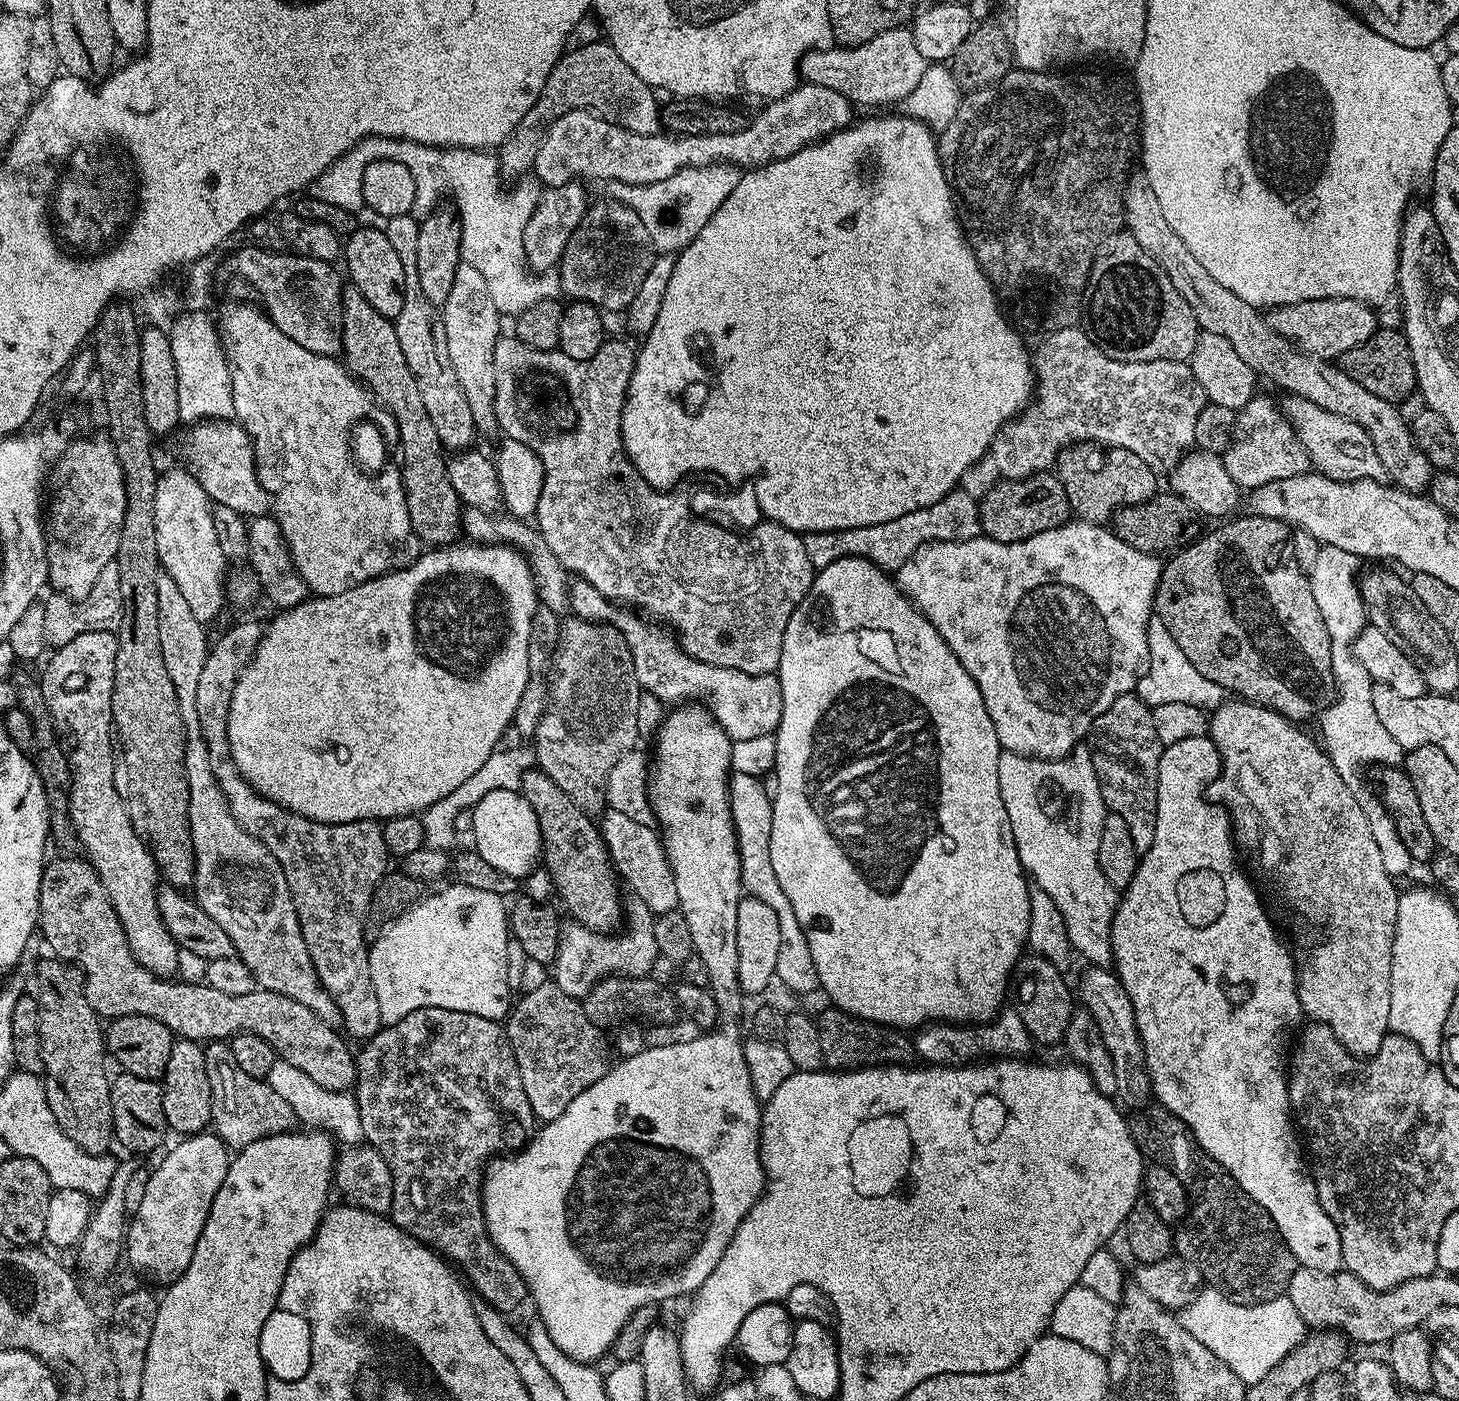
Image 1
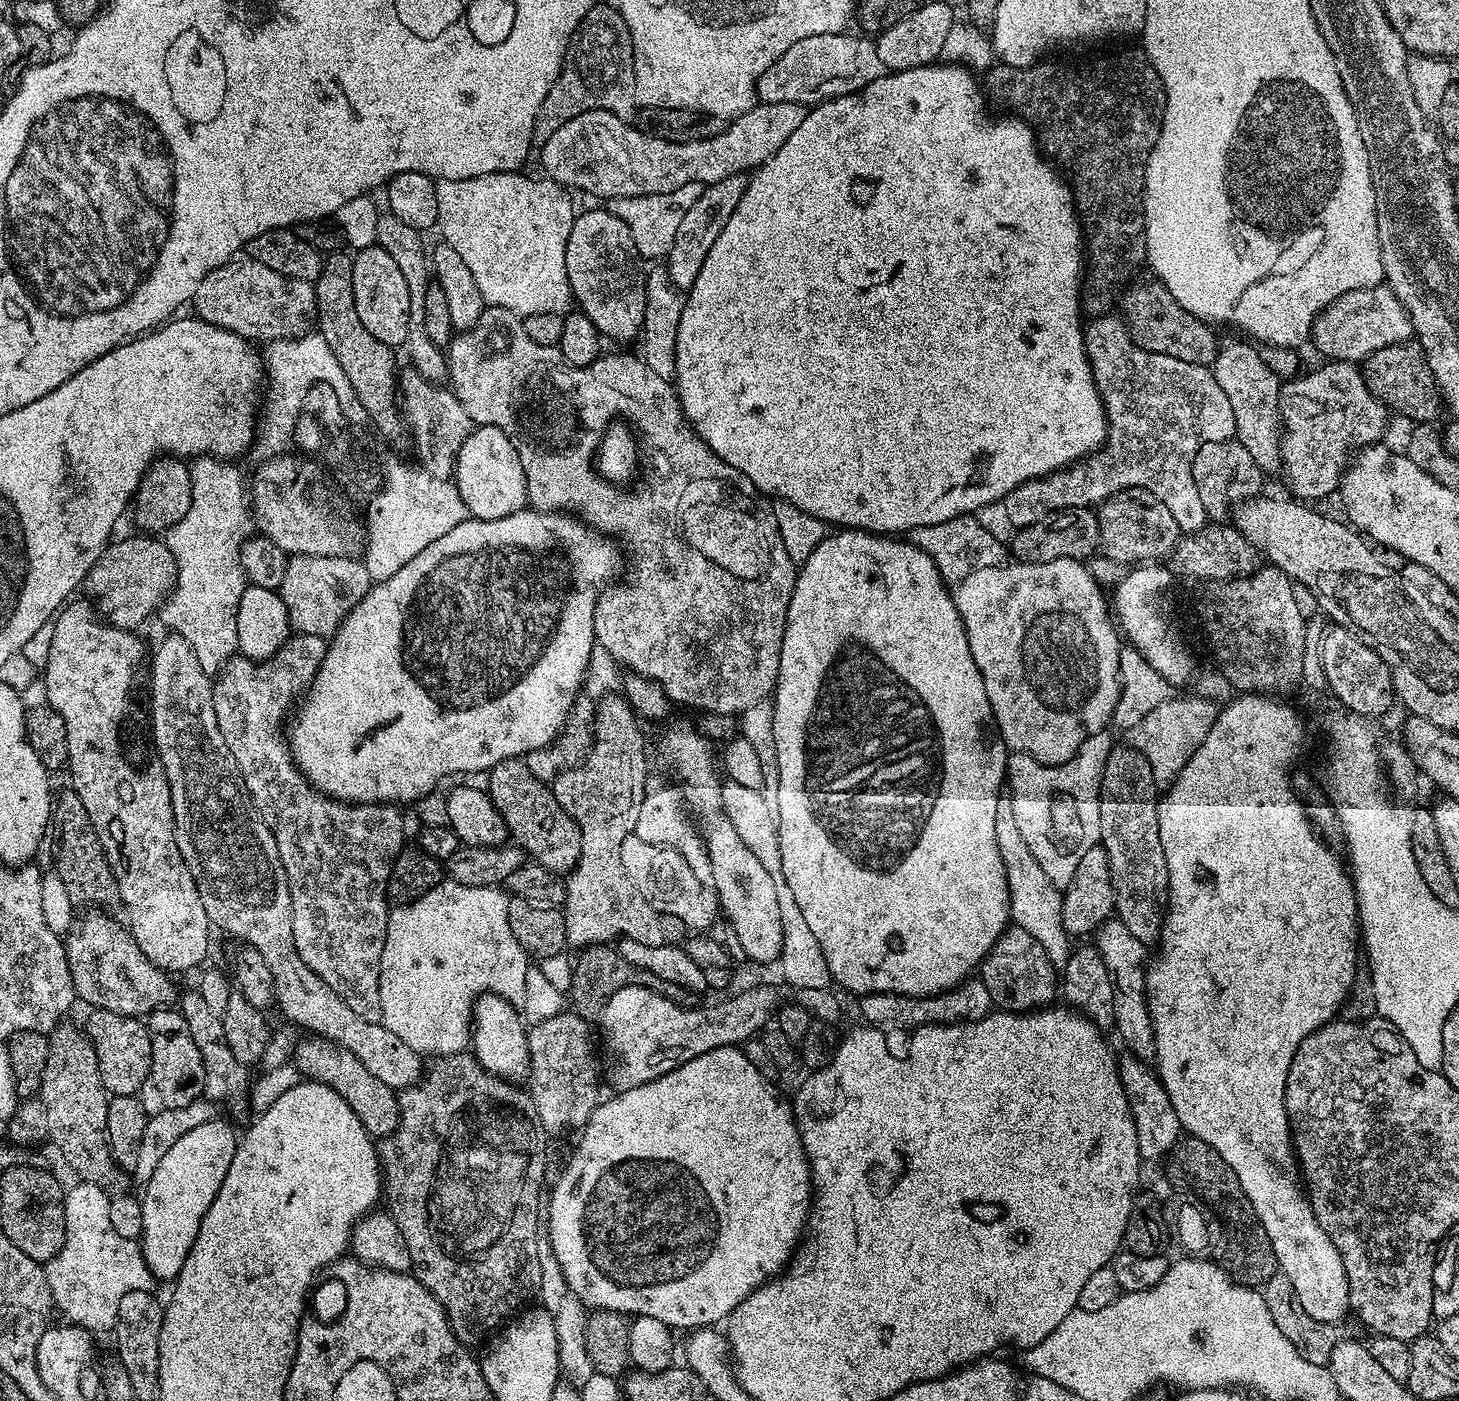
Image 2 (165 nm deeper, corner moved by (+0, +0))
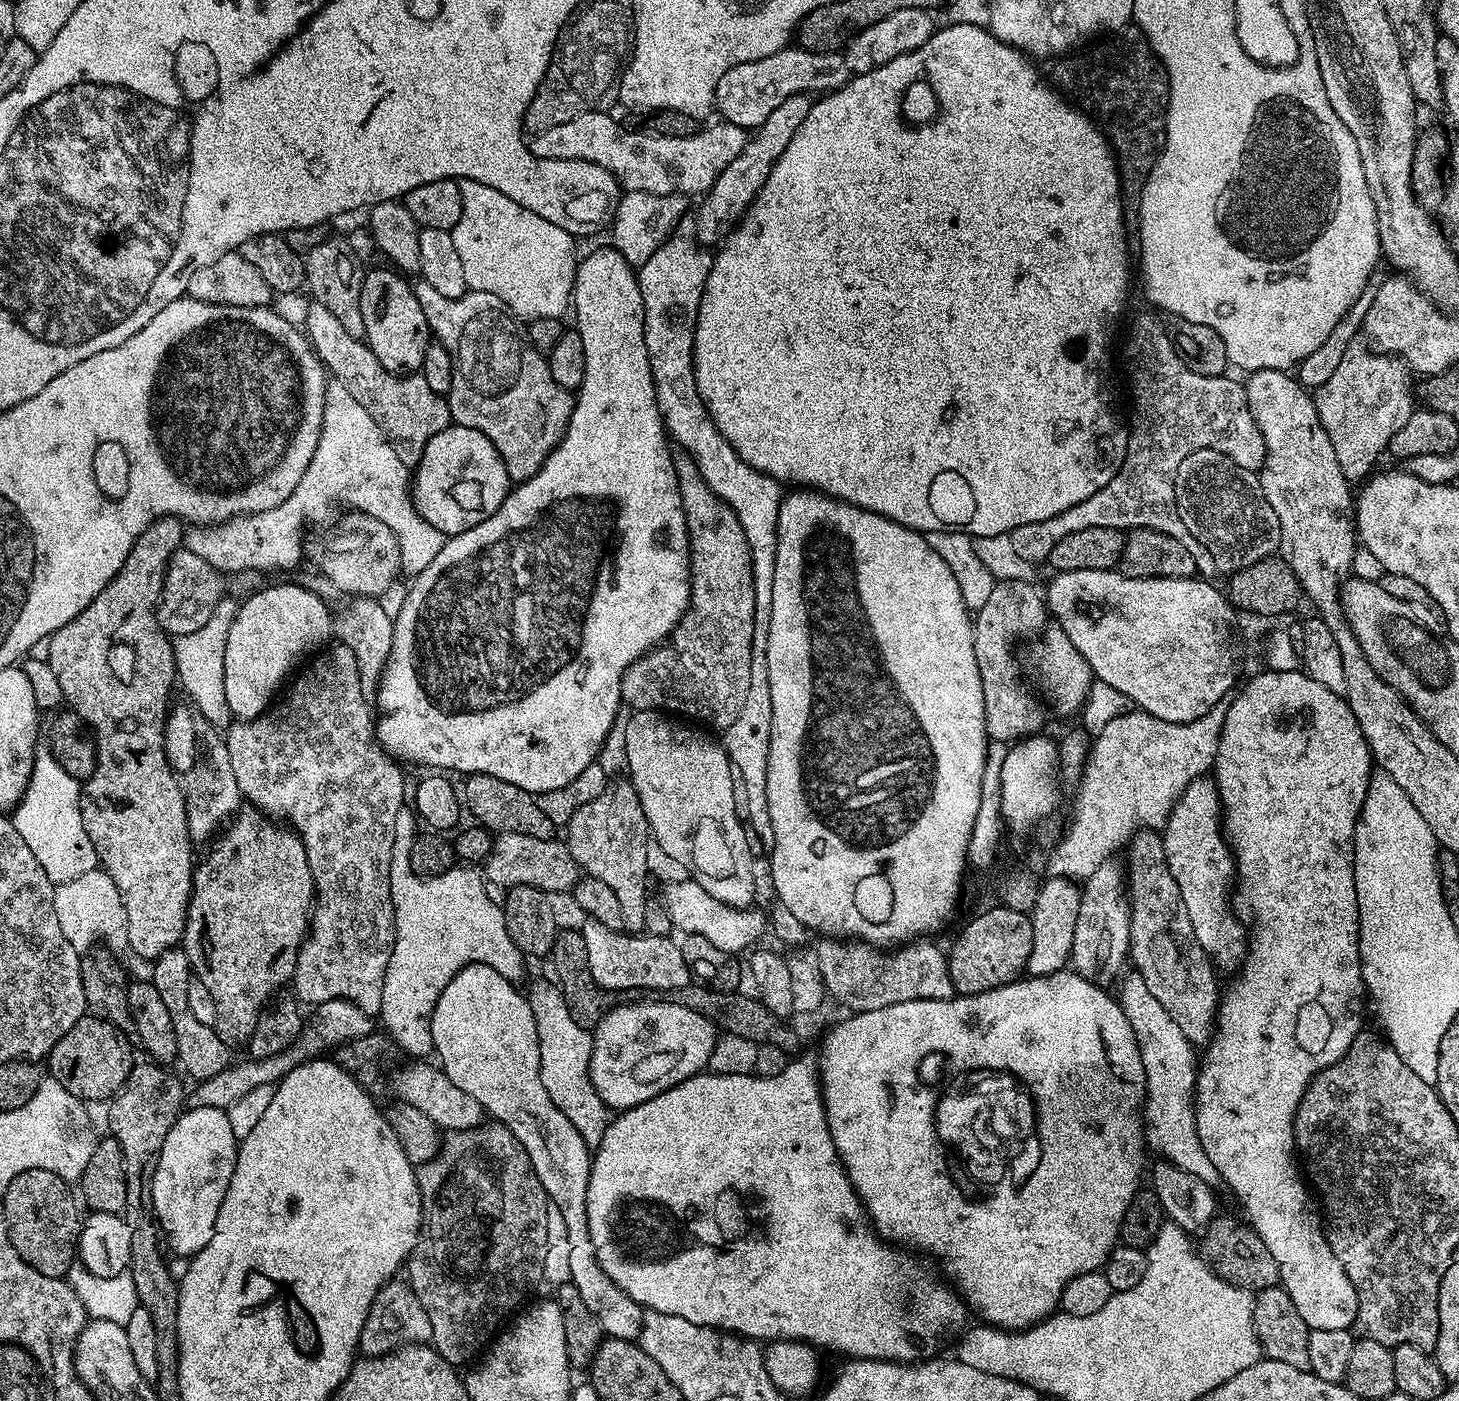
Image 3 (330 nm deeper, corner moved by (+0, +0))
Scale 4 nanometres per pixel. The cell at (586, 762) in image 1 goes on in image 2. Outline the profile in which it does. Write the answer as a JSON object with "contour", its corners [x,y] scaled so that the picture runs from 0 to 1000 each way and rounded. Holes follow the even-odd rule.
{"contour":[[[420,495],[417,496],[413,500],[411,500],[408,503],[408,510],[407,512],[407,516],[406,517],[406,534],[403,536],[403,542],[402,545],[396,548],[391,548],[391,550],[388,550],[387,551],[384,551],[382,552],[380,557],[379,557],[377,560],[378,563],[378,566],[380,567],[380,570],[382,572],[382,573],[385,575],[385,578],[388,578],[388,581],[391,581],[391,584],[393,584],[393,587],[396,590],[396,595],[398,596],[398,600],[399,601],[399,607],[398,607],[398,612],[396,612],[396,615],[395,616],[394,620],[392,620],[391,622],[389,623],[388,625],[388,633],[387,635],[387,644],[385,646],[385,650],[387,652],[387,660],[388,661],[388,670],[389,670],[389,674],[391,676],[395,676],[395,678],[400,678],[402,677],[405,677],[406,674],[417,674],[417,672],[424,672],[426,670],[428,671],[434,671],[435,672],[440,672],[440,675],[451,675],[452,674],[455,673],[455,670],[454,670],[454,658],[452,657],[453,653],[452,651],[450,651],[446,647],[446,644],[443,644],[443,641],[440,641],[440,638],[437,636],[437,635],[434,632],[432,630],[432,627],[429,624],[429,618],[426,618],[426,601],[429,601],[429,598],[430,597],[434,596],[435,595],[436,590],[437,590],[437,581],[440,579],[440,570],[441,569],[441,560],[444,557],[444,555],[446,553],[446,549],[444,549],[444,540],[441,537],[441,522],[439,520],[439,515],[437,513],[436,507],[434,507],[433,505],[431,504],[430,500],[428,499],[427,496]]]}

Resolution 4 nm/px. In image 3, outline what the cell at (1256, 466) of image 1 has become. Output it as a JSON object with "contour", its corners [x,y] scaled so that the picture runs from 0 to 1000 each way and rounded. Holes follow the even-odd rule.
{"contour":[[[930,241],[923,250],[920,258],[917,258],[917,264],[909,270],[905,277],[901,278],[902,295],[924,343],[934,343],[941,336],[943,328],[951,323],[953,313],[966,301],[969,293],[968,271],[966,261],[960,255],[947,253]]]}

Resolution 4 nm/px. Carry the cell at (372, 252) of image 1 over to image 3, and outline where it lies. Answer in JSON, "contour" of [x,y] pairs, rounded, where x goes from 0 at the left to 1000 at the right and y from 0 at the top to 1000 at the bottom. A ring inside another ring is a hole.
{"contour":[[[263,191],[256,194],[250,193],[247,201],[249,242],[265,266],[269,266],[271,268],[281,268],[287,266],[292,256],[295,235],[292,224],[289,224],[289,218],[286,218],[283,203],[279,203],[277,201],[279,199],[273,193]]]}

